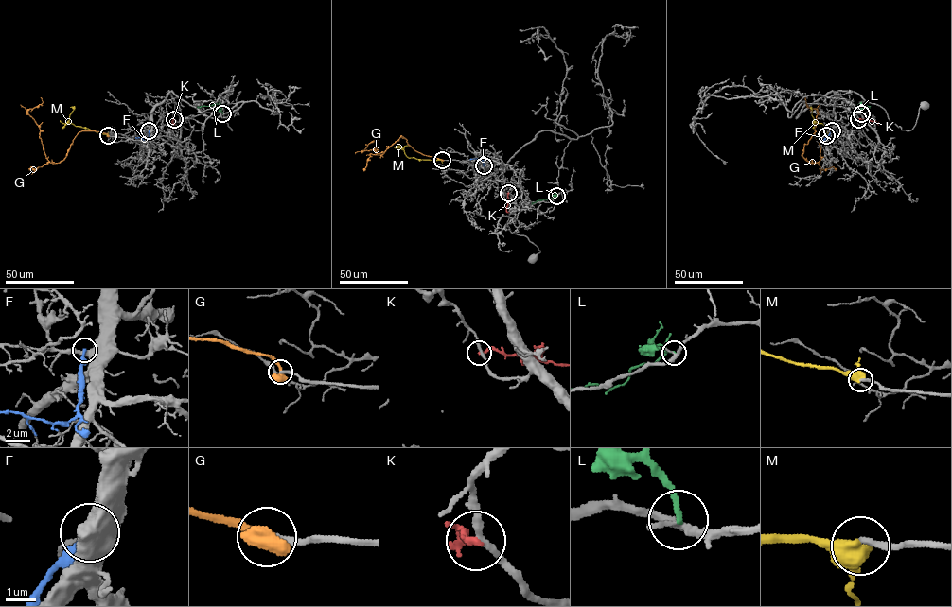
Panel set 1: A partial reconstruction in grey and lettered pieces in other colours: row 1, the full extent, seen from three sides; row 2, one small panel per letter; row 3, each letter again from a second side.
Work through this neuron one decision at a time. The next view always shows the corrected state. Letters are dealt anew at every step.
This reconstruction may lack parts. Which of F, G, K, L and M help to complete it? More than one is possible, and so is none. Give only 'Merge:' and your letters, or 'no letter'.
Merge: no letter

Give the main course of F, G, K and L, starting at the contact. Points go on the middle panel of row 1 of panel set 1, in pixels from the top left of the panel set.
F: (484, 165), (480, 159), (469, 159)
G: (442, 160), (415, 151), (401, 136), (380, 155), (375, 148), (362, 151), (375, 140)
K: (508, 192), (506, 210), (509, 212)
L: (556, 196), (532, 204)

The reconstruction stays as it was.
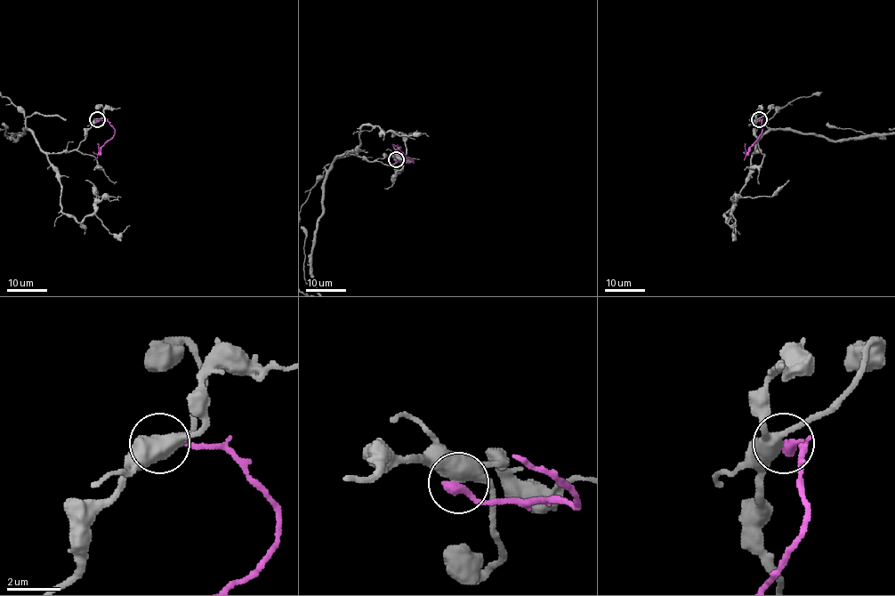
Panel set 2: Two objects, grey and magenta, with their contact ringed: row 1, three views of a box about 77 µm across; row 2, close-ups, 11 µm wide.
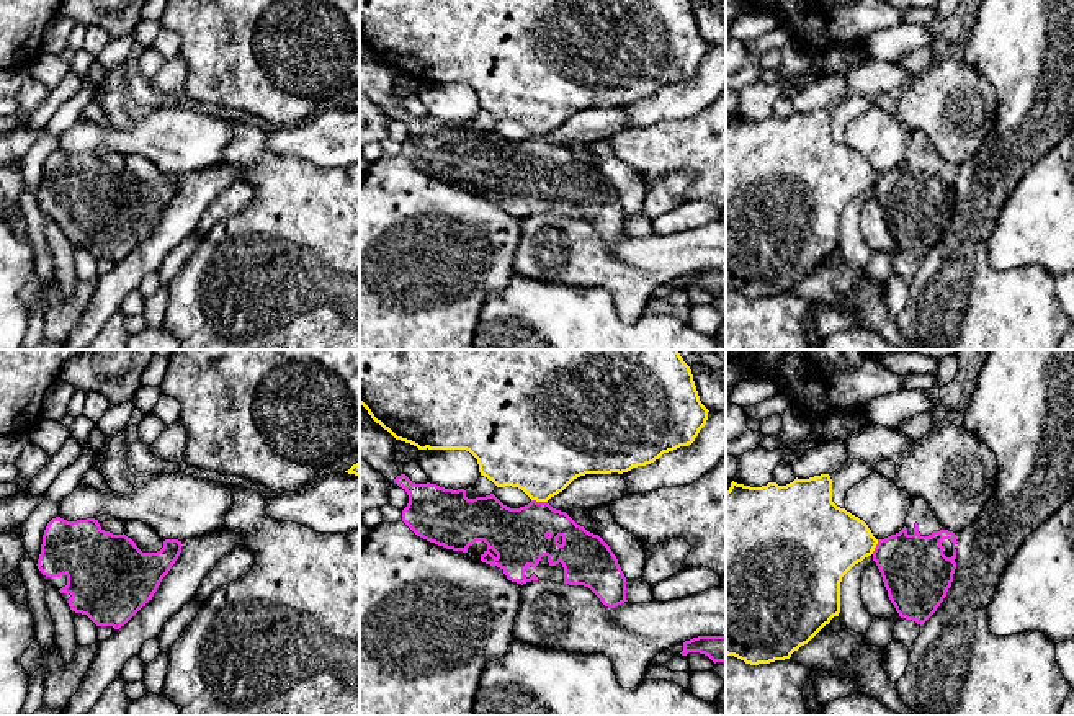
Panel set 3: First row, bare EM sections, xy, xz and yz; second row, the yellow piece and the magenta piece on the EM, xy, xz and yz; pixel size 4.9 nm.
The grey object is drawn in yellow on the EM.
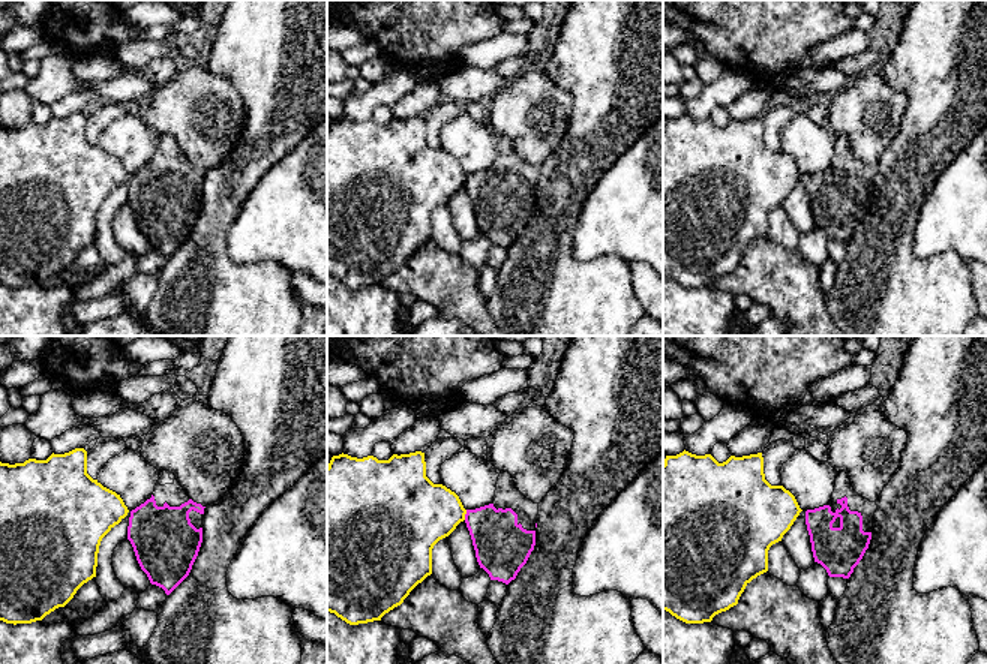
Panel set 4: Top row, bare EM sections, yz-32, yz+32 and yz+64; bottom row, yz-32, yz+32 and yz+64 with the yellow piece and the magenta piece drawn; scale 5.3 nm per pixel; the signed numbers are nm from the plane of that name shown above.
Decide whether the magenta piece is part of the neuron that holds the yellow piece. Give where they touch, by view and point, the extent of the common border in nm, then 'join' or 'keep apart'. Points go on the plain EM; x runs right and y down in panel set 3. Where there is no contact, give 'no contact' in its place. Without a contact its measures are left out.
contact xz (540, 134); length 80 nm; keep apart

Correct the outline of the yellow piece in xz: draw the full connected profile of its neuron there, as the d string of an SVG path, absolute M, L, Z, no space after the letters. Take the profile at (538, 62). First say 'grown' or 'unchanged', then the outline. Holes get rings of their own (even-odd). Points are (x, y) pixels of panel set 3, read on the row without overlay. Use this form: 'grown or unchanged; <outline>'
unchanged; M360 0L360 38L396 74L418 83L466 83L477 93L481 110L497 121L518 121L536 136L548 136L580 110L623 108L691 78L709 46L700 34L690 0Z

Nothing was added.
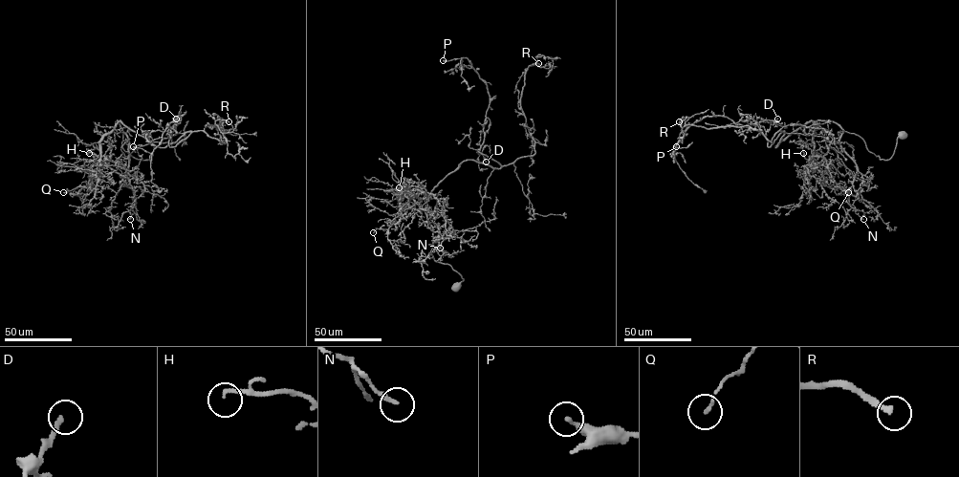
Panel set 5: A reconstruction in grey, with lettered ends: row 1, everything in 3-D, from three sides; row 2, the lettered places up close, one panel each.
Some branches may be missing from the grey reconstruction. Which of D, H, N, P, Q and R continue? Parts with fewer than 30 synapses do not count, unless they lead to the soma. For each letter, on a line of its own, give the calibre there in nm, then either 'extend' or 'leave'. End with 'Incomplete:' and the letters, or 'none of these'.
D: calibre 200 nm; leave
H: calibre 170 nm; leave
N: calibre 190 nm; leave
P: calibre 280 nm; leave
Q: calibre 150 nm; leave
R: calibre 180 nm; extend
Incomplete: R

